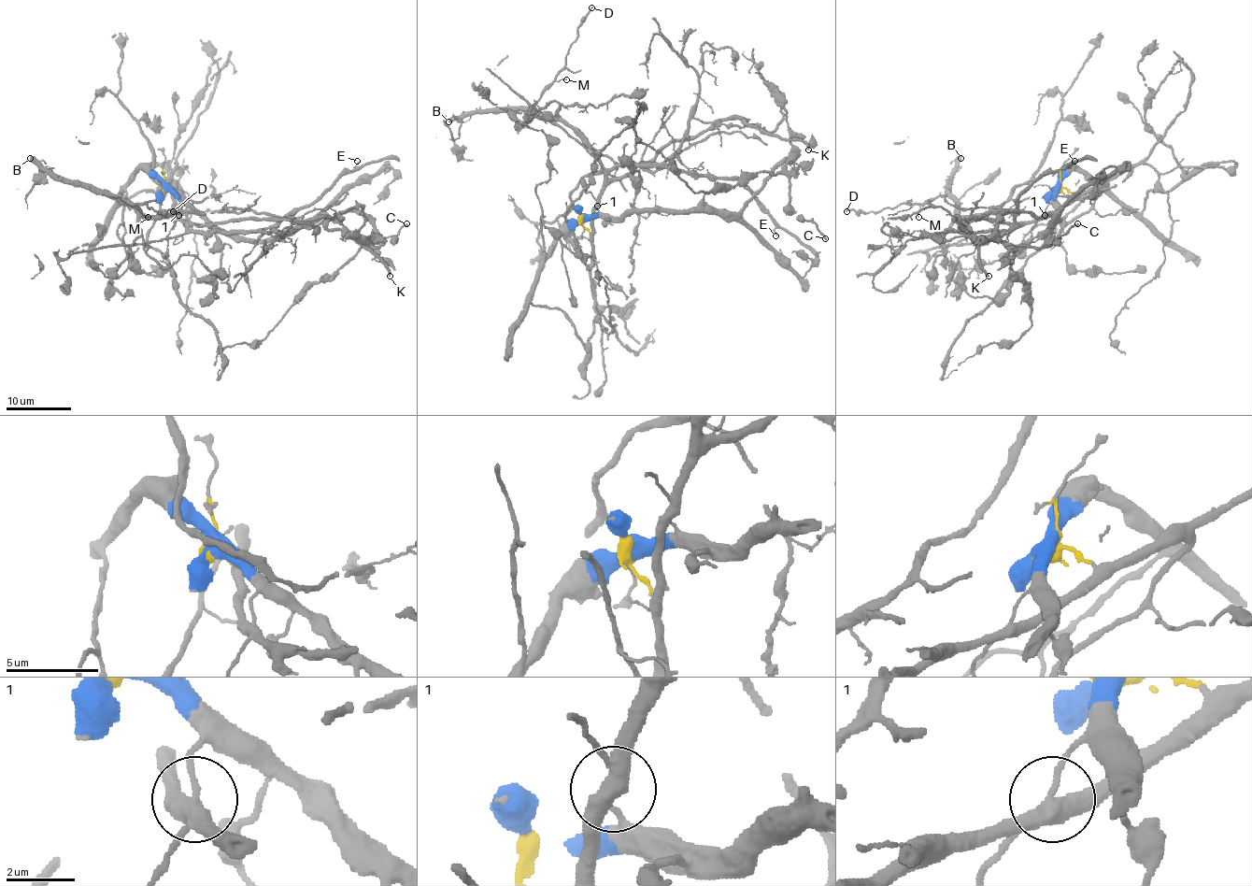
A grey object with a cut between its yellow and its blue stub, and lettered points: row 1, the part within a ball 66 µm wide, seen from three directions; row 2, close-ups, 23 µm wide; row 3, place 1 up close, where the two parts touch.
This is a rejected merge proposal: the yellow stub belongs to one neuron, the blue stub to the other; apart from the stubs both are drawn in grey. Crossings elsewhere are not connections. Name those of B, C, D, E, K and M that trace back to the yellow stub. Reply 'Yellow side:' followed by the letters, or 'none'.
Yellow side: E, K

